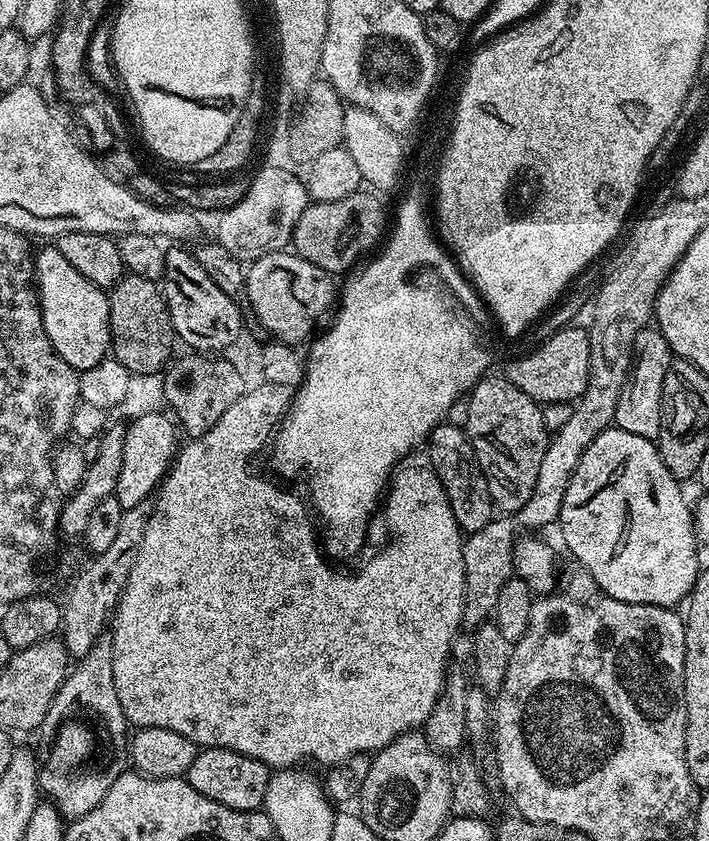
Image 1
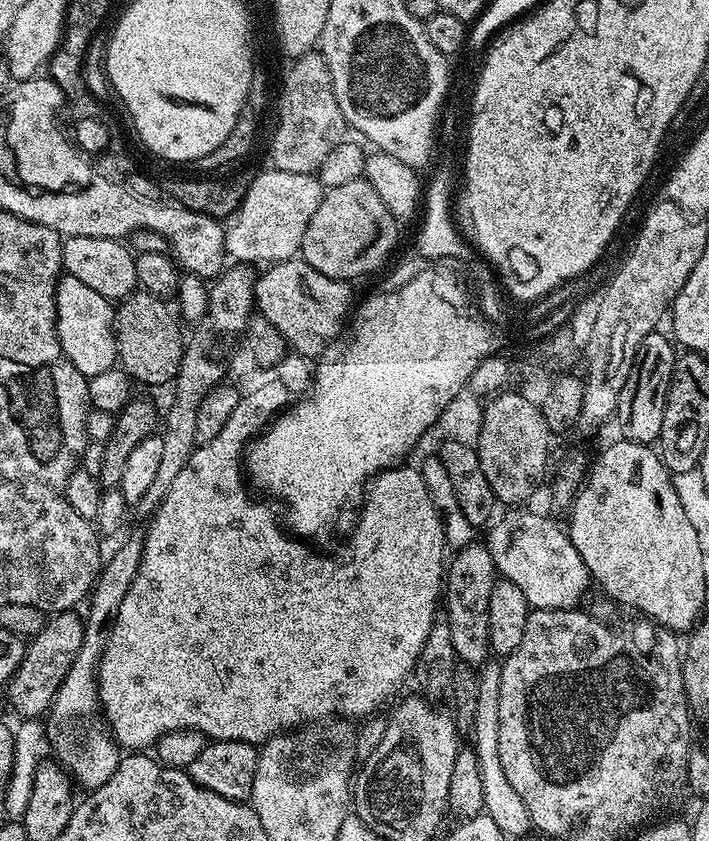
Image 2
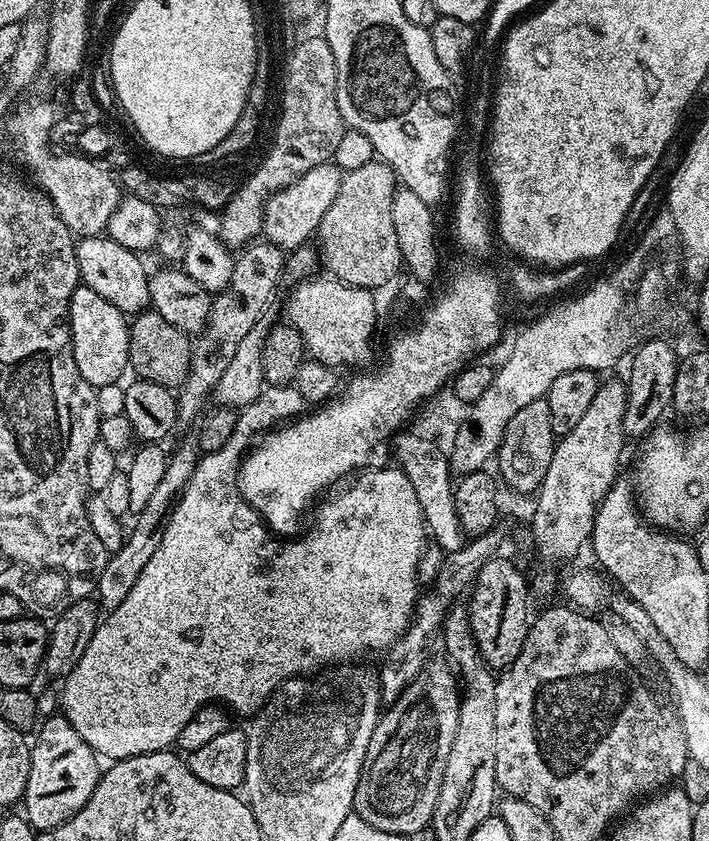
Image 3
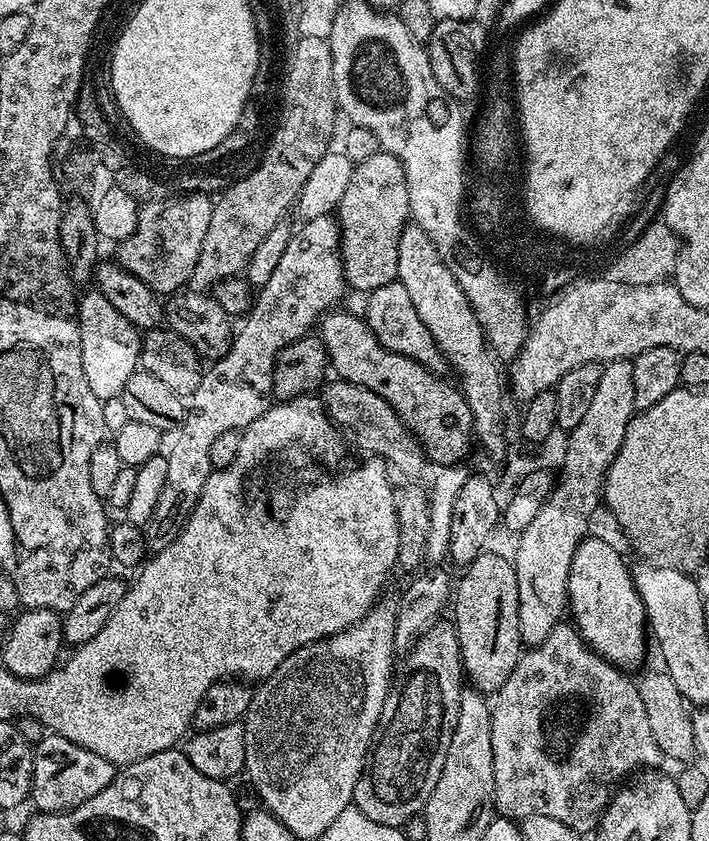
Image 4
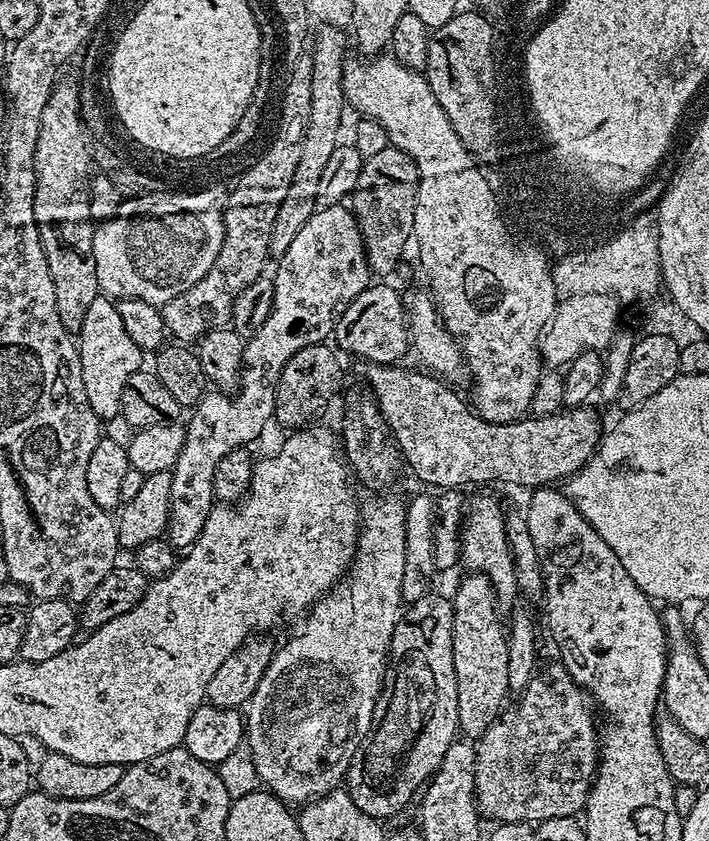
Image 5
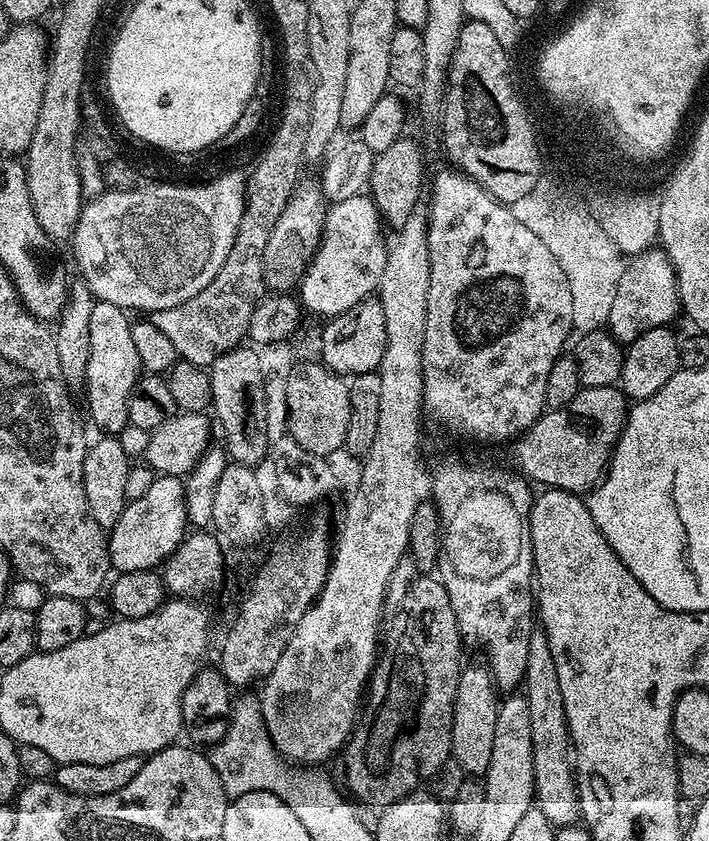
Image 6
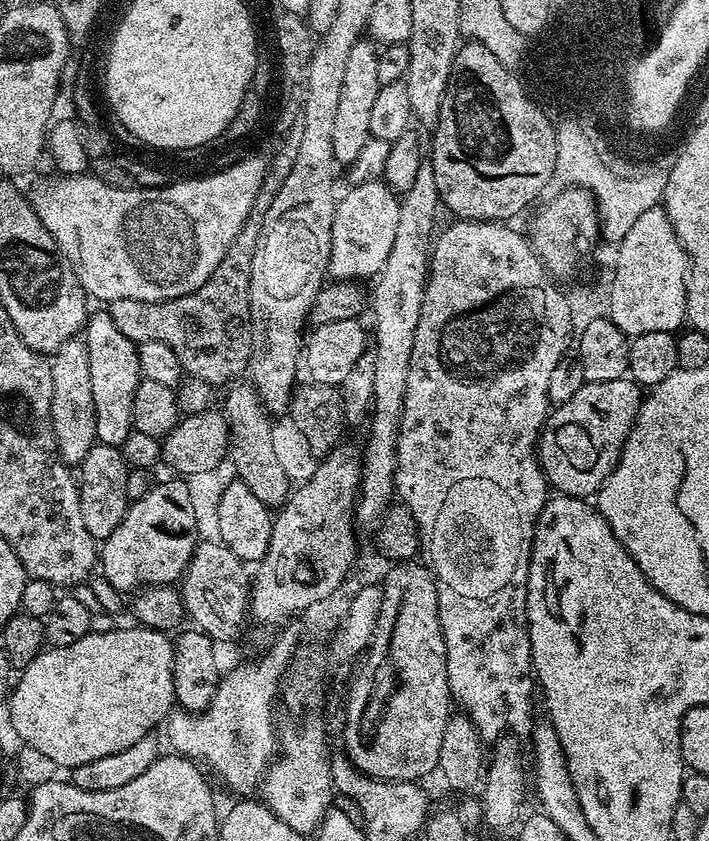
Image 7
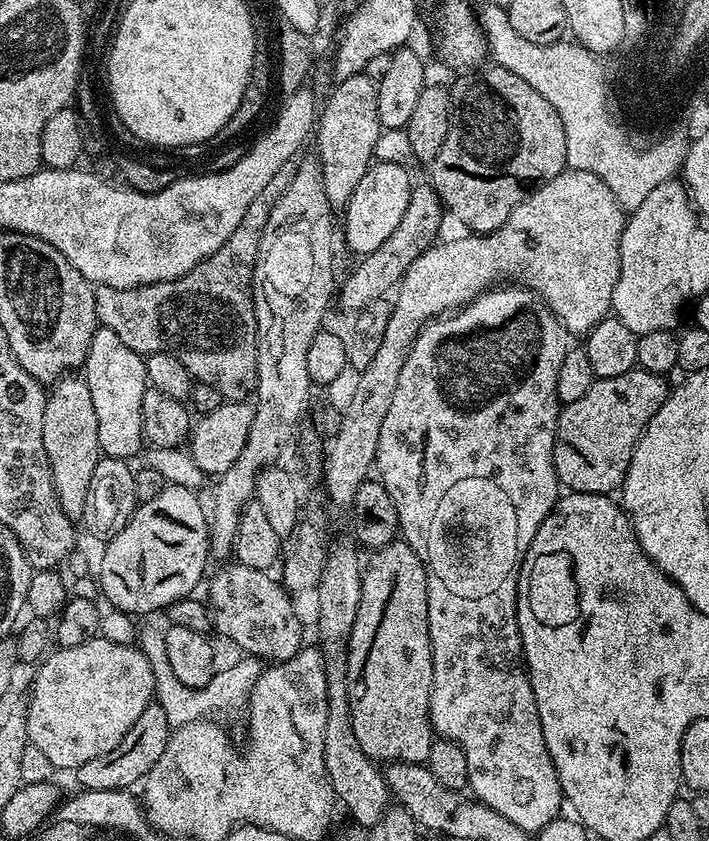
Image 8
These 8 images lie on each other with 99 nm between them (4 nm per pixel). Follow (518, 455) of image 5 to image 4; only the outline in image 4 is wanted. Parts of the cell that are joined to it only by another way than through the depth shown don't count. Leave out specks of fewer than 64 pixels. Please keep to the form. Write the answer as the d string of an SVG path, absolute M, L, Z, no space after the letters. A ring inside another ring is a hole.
M333 310L323 317L318 324L318 336L323 340L327 352L327 363L335 375L346 382L354 382L358 386L366 386L384 399L396 411L401 422L408 427L417 442L424 448L424 455L436 466L460 464L467 454L468 447L474 444L472 431L472 415L464 402L464 394L455 383L447 384L431 368L426 368L409 357L392 353L379 344L378 338L368 328L364 318L352 312Z

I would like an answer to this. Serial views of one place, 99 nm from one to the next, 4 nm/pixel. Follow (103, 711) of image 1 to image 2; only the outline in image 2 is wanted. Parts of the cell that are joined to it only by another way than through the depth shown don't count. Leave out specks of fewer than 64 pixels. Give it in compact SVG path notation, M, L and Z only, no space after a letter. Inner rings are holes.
M139 535L132 536L109 560L107 557L103 561L100 574L96 577L96 585L92 588L90 599L87 601L87 604L89 603L88 616L86 612L83 617L82 646L78 650L74 662L70 662L70 670L66 670L66 678L62 682L62 686L58 686L58 694L52 699L52 707L46 713L47 743L50 745L50 752L56 755L53 756L55 763L59 764L79 787L81 784L84 790L102 786L102 782L106 782L110 778L110 774L114 774L114 770L120 765L122 759L121 749L118 747L116 739L112 737L112 731L108 729L108 722L104 719L104 713L100 707L100 696L96 692L96 671L100 665L102 654L110 642L112 627L118 618L118 606L122 606L122 598L126 598L126 590L130 590L130 586L138 574L143 549L143 539Z

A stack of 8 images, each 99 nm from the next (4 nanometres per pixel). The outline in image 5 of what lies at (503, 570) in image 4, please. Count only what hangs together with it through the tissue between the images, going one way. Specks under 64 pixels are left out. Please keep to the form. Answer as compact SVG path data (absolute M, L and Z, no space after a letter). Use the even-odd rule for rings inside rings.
M468 574L451 597L454 614L454 678L458 678L459 731L468 738L479 738L505 711L504 695L509 695L507 679L508 635L500 621L496 591L488 577Z

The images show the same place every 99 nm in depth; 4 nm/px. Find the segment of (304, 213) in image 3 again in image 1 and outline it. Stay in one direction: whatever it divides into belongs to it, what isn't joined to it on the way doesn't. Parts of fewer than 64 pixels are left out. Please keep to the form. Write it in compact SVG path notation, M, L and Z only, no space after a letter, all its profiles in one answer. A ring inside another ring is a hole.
M284 166L279 168L261 167L251 177L246 198L242 198L242 202L238 202L238 206L227 208L226 211L219 213L217 220L220 221L216 224L214 240L241 262L251 261L257 256L263 256L265 252L278 252L287 249L298 218L302 218L302 214L308 208L310 201L307 183L301 177L299 180L294 173L287 172L286 168Z

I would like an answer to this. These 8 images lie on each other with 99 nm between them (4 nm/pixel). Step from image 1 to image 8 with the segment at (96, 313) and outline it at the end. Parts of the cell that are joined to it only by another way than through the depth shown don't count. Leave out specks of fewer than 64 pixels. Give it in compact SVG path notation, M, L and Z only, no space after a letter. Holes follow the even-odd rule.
M100 326L97 327L94 338L90 342L90 350L84 359L82 375L90 386L90 398L94 401L94 414L98 414L98 442L104 456L113 456L115 460L128 460L132 458L139 448L145 447L142 434L142 394L146 387L145 357L132 353L130 346L114 334L114 330Z

